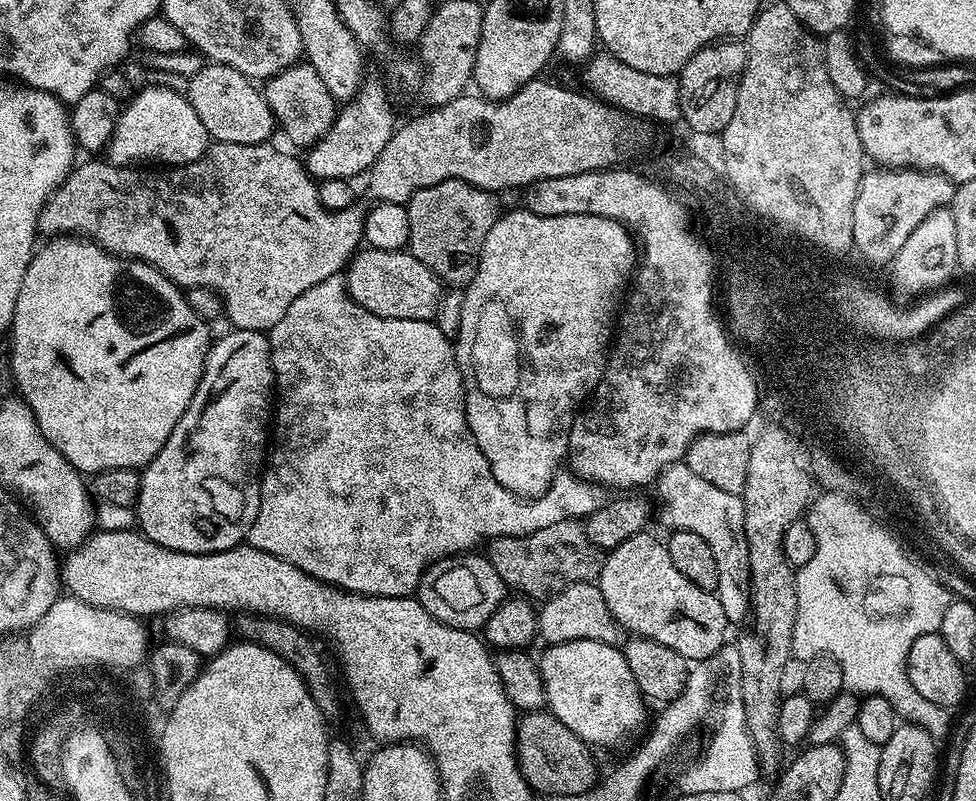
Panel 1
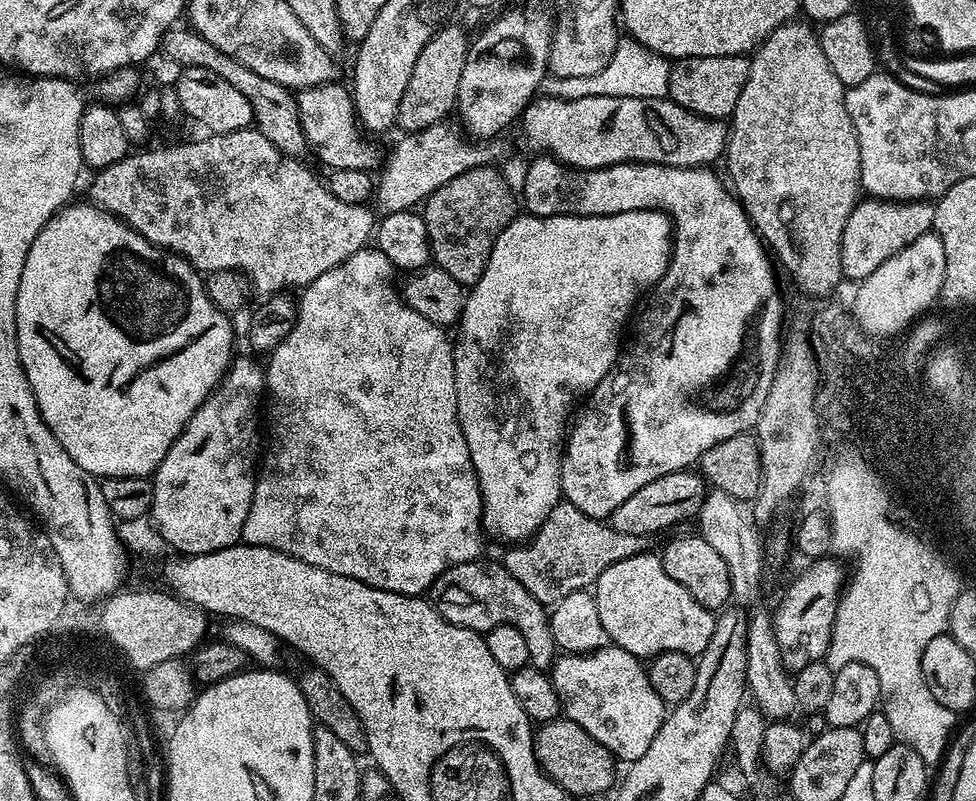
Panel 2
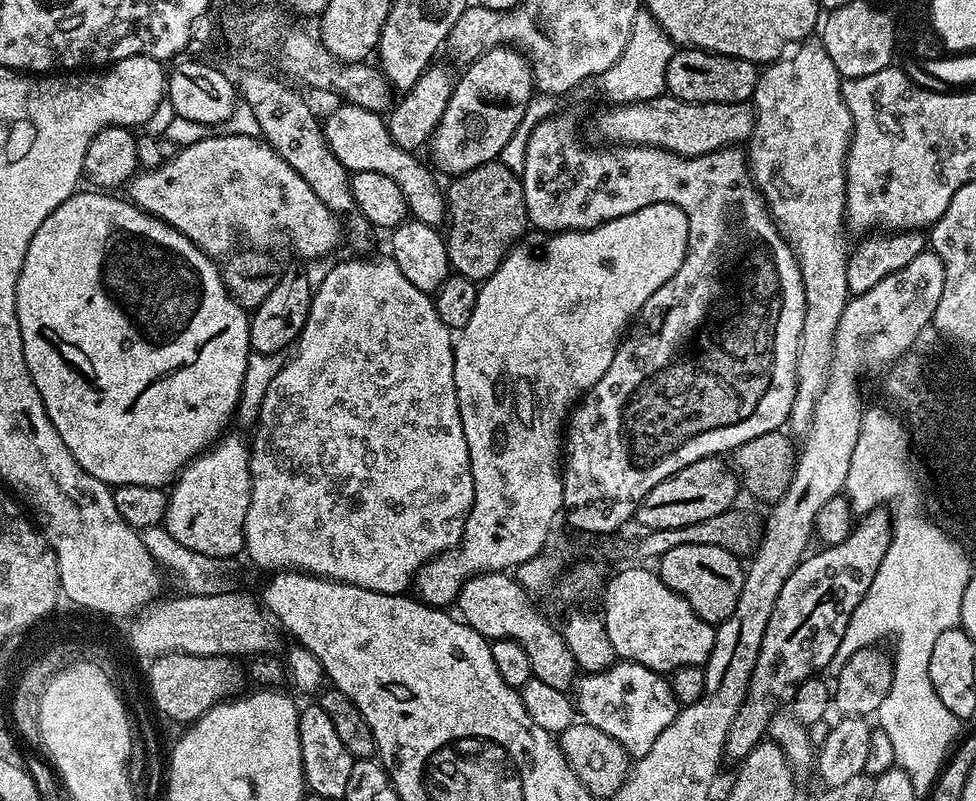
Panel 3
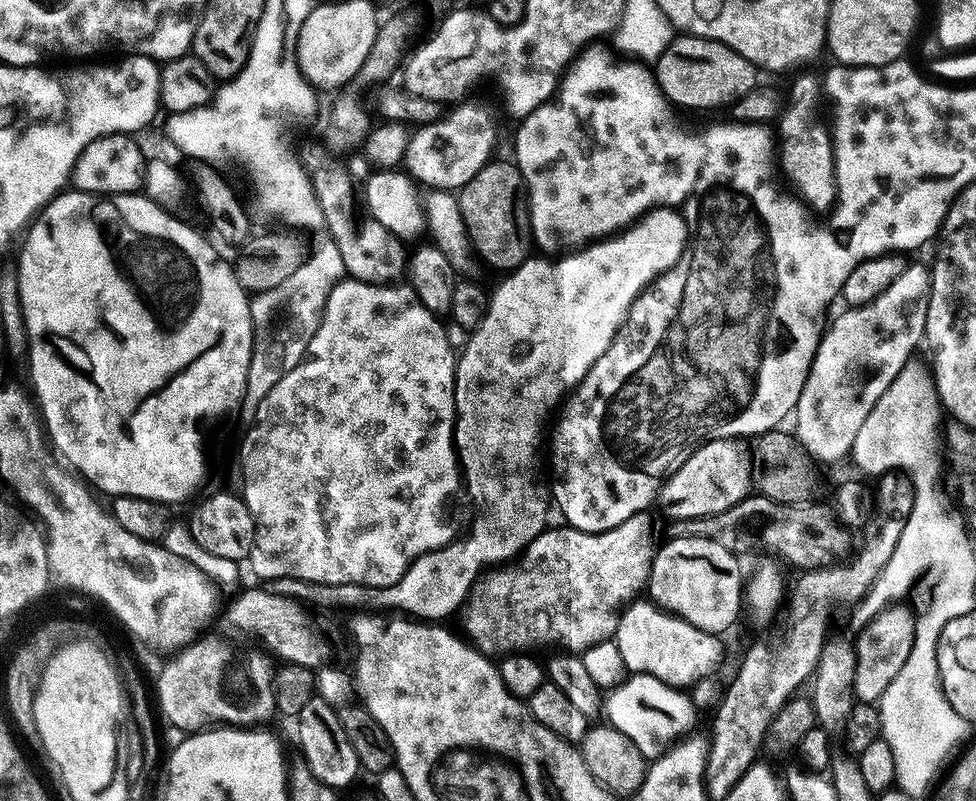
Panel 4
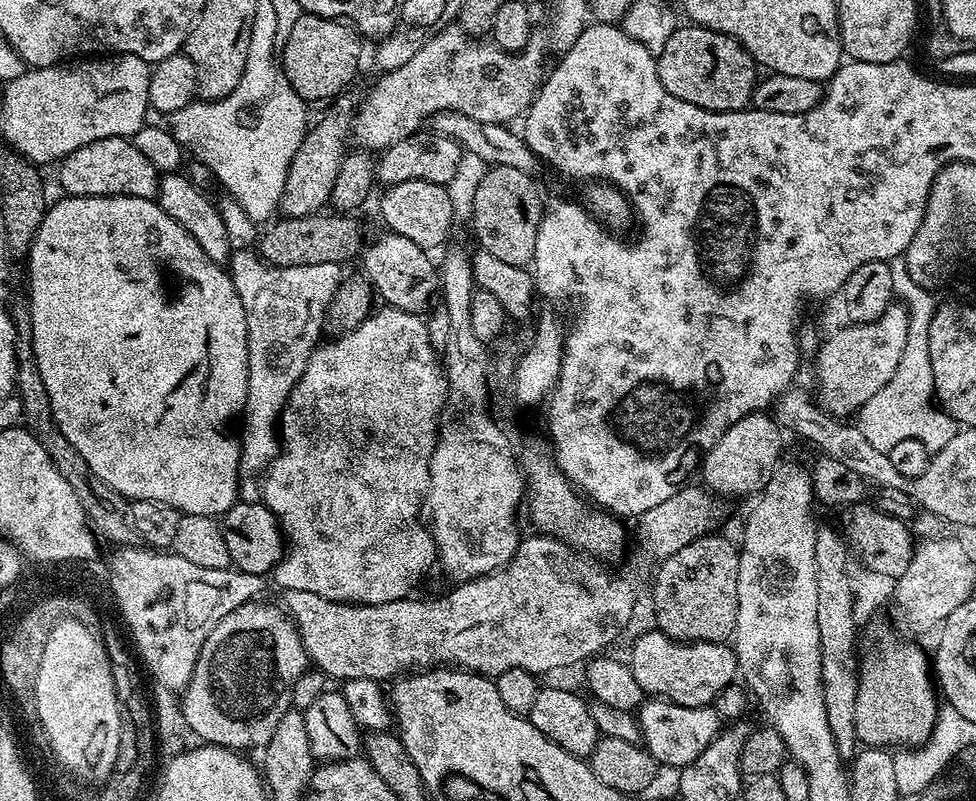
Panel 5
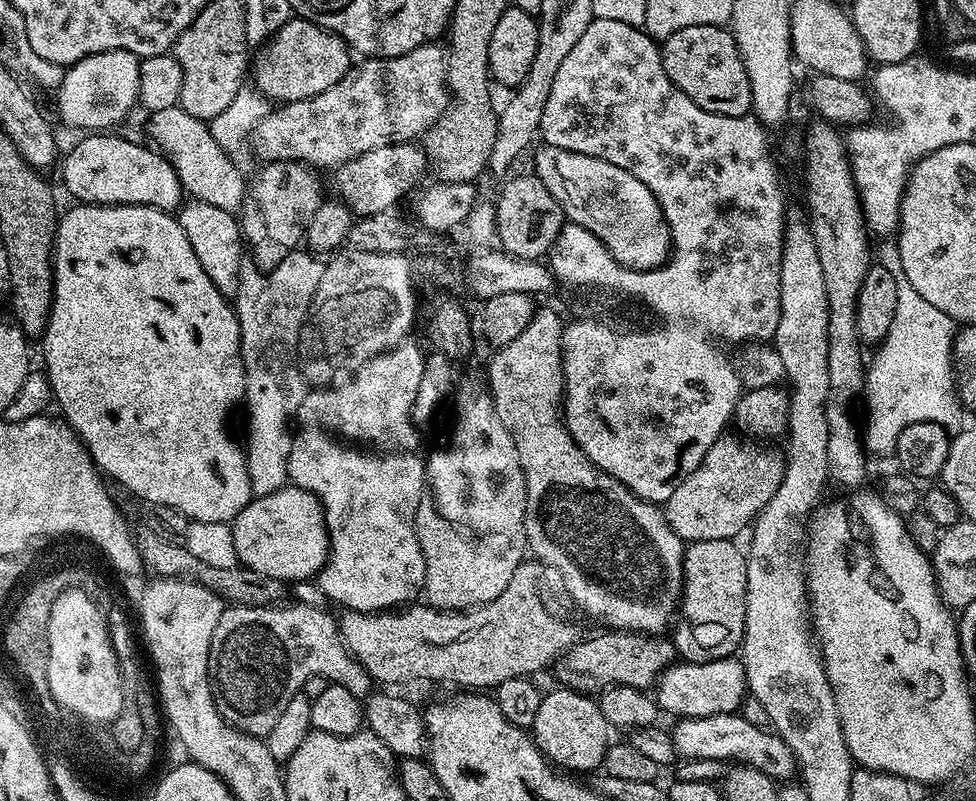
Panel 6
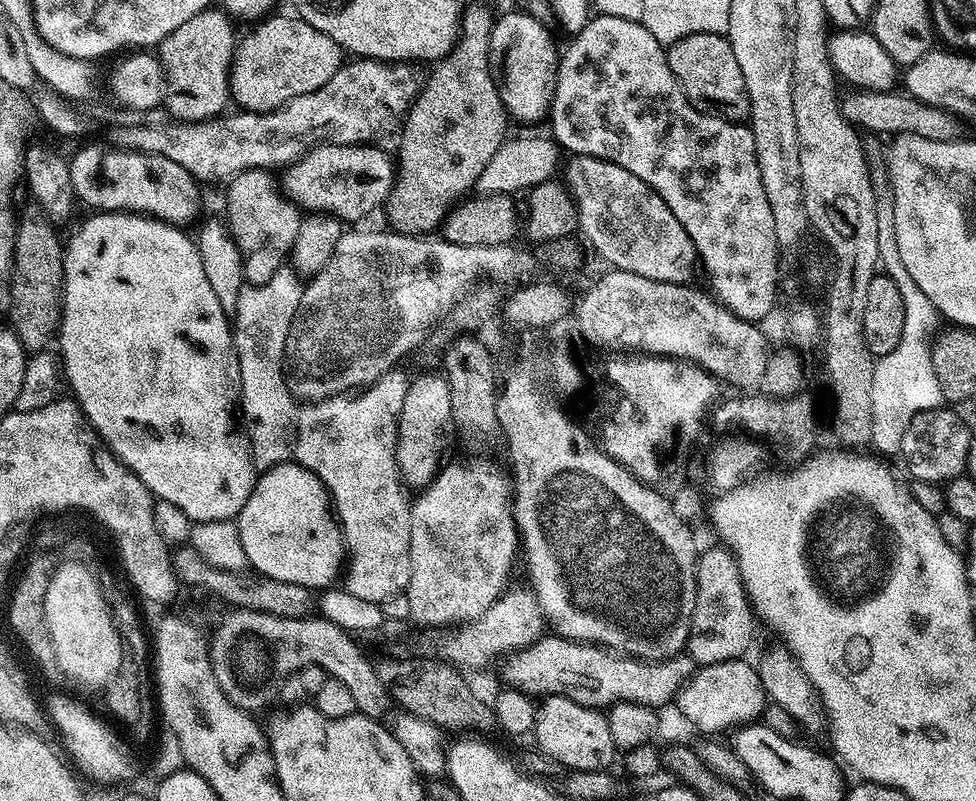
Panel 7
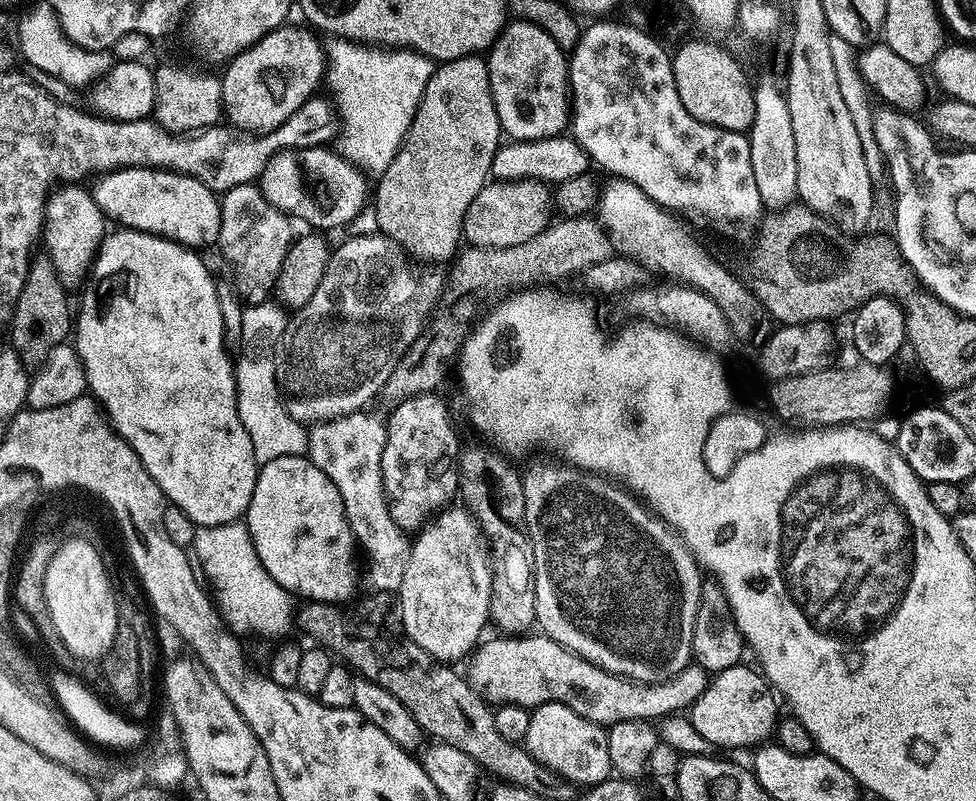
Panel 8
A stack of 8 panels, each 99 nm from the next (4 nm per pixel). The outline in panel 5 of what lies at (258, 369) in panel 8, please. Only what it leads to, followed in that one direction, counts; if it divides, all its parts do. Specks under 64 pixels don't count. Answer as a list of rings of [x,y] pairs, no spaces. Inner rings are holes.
[[[237,247],[230,257],[230,275],[234,290],[238,290],[242,298],[248,327],[248,396],[242,409],[244,433],[238,436],[238,496],[245,504],[254,504],[261,499],[260,479],[278,451],[281,411],[289,393],[306,370],[314,342],[321,339],[320,327],[325,327],[328,304],[342,283],[339,264],[279,268],[261,258],[253,249],[252,252],[248,248]]]

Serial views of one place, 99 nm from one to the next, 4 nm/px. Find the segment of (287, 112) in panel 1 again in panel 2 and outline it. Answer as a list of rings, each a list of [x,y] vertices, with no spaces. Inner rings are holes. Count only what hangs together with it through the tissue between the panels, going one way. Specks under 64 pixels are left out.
[[[340,82],[315,85],[312,88],[303,89],[296,96],[296,105],[298,106],[298,114],[302,122],[302,130],[308,139],[309,149],[321,160],[324,164],[329,164],[329,169],[337,168],[362,168],[365,170],[379,169],[382,164],[382,152],[375,148],[368,140],[363,140],[360,137],[360,128],[362,129],[361,121],[356,115],[356,103],[352,100],[351,91],[347,87],[344,88]]]

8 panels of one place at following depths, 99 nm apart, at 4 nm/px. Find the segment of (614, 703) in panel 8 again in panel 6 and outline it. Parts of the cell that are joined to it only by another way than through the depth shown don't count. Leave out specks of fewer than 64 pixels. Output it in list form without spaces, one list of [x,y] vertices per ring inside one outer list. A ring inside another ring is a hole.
[[[604,630],[601,633],[601,636],[592,636],[581,644],[580,641],[573,643],[572,647],[559,657],[555,668],[557,667],[556,672],[560,675],[561,685],[585,694],[599,693],[614,684],[648,690],[670,665],[677,663],[676,647],[671,639],[619,630]]]

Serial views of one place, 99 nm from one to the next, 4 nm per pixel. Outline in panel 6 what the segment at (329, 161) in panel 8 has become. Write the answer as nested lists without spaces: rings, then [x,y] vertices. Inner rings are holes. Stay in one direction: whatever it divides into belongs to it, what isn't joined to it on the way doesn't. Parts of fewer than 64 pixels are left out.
[[[412,142],[382,146],[382,150],[370,150],[370,154],[362,154],[331,169],[332,188],[336,191],[333,193],[343,200],[357,217],[373,216],[395,209],[396,203],[419,182],[424,168],[426,172],[423,147]]]

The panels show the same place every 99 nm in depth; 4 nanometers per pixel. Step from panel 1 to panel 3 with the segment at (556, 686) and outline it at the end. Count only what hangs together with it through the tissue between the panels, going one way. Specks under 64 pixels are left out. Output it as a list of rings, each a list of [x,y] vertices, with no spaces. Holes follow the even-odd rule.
[[[625,659],[613,663],[607,672],[589,672],[581,675],[574,685],[574,703],[583,723],[610,734],[610,738],[617,740],[632,758],[644,756],[646,750],[650,750],[650,746],[654,746],[658,734],[662,734],[662,730],[666,730],[666,726],[670,726],[670,722],[674,722],[678,711],[672,687],[661,673]]]

